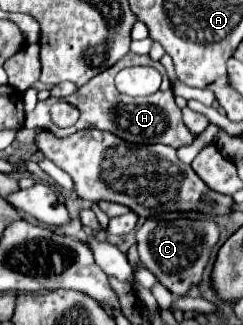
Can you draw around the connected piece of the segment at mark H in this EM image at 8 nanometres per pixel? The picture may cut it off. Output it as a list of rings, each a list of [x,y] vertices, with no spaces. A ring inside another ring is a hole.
[[[129,52],[123,60],[119,60],[115,66],[103,70],[101,74],[97,74],[95,78],[91,78],[87,84],[83,84],[81,88],[77,88],[77,92],[65,96],[65,98],[49,98],[49,100],[43,100],[37,104],[37,108],[33,112],[27,114],[25,118],[25,126],[27,128],[45,128],[49,132],[53,132],[55,136],[63,138],[63,136],[69,136],[73,132],[79,132],[83,128],[99,128],[99,130],[109,130],[113,132],[115,136],[127,140],[127,142],[135,142],[135,144],[167,144],[171,148],[179,148],[179,146],[187,146],[187,144],[193,144],[197,140],[197,136],[193,132],[187,130],[187,126],[183,124],[183,118],[181,118],[181,108],[175,104],[175,94],[173,94],[173,88],[167,80],[167,74],[163,74],[163,84],[159,88],[159,92],[151,94],[151,96],[145,96],[145,98],[131,98],[131,96],[121,96],[121,92],[117,92],[115,84],[113,84],[113,78],[115,74],[125,68],[125,66],[135,66],[135,64],[147,64],[147,66],[153,66],[155,62],[149,58],[149,56],[139,56],[139,54],[133,54]],[[55,102],[69,102],[73,106],[79,108],[81,116],[79,120],[71,126],[71,128],[57,128],[53,122],[51,122],[51,106]]]

